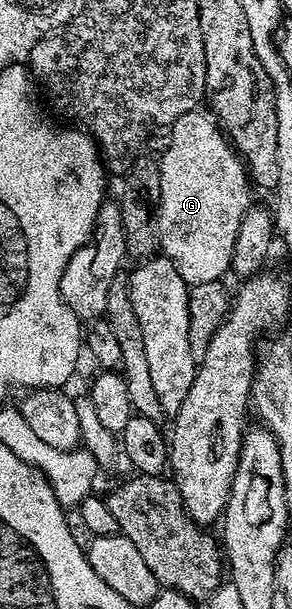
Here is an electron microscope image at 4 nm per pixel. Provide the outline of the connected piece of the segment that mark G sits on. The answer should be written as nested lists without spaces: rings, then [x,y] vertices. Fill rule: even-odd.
[[[199,108],[188,112],[184,116],[180,116],[180,120],[176,120],[174,125],[169,127],[170,143],[167,144],[166,151],[160,154],[158,164],[160,168],[160,204],[157,208],[158,244],[161,253],[169,258],[170,262],[176,268],[176,272],[180,272],[180,276],[186,282],[187,287],[226,278],[226,270],[228,274],[228,271],[231,269],[230,257],[234,255],[234,249],[236,248],[236,232],[240,232],[240,220],[244,220],[244,216],[248,213],[252,205],[252,199],[250,199],[250,186],[252,190],[252,182],[248,177],[248,170],[244,165],[243,159],[236,153],[235,147],[228,141],[227,135],[220,129],[219,123],[209,113],[206,115],[204,110]]]

